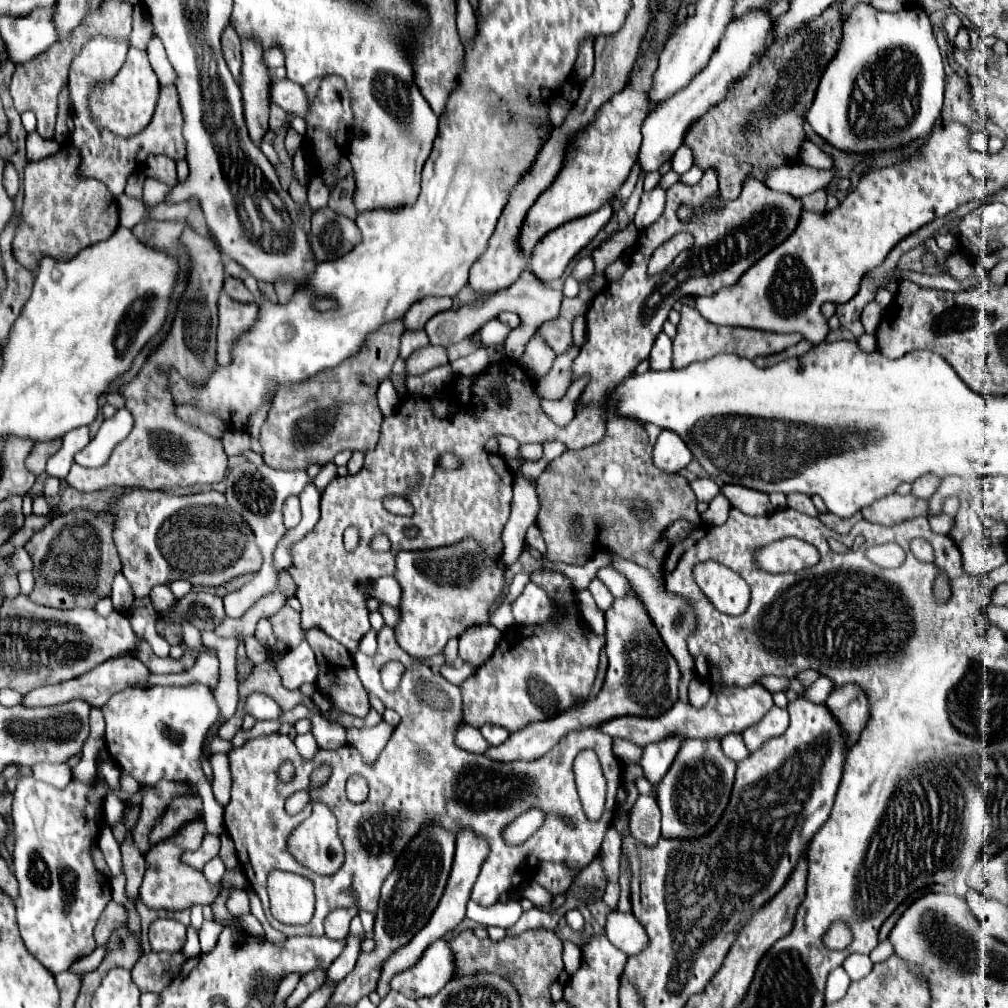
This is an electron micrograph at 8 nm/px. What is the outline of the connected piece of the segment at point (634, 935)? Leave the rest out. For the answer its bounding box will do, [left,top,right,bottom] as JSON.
[606,911,648,957]

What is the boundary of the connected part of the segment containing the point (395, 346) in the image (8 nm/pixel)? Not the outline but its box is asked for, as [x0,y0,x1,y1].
[260,317,404,469]

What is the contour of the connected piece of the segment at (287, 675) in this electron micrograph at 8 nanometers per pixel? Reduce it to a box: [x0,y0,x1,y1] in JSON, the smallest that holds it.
[278,641,318,689]

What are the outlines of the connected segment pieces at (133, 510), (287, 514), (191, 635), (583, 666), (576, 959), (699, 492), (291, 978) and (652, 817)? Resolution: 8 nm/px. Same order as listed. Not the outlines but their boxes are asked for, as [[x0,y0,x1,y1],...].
[[110,489,262,597],[282,497,300,529],[182,621,202,649],[460,573,606,733],[562,943,582,977],[690,477,720,503],[274,975,300,1007],[630,795,660,843]]

